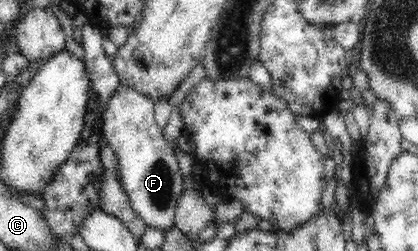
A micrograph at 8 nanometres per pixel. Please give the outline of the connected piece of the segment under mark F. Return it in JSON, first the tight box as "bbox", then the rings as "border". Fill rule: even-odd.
{"bbox":[102,83,185,232],"border":[[[118,83],[106,111],[102,113],[102,133],[117,157],[118,180],[130,206],[148,228],[166,232],[175,226],[175,210],[185,191],[178,157],[164,139],[155,120],[155,101]]]}

